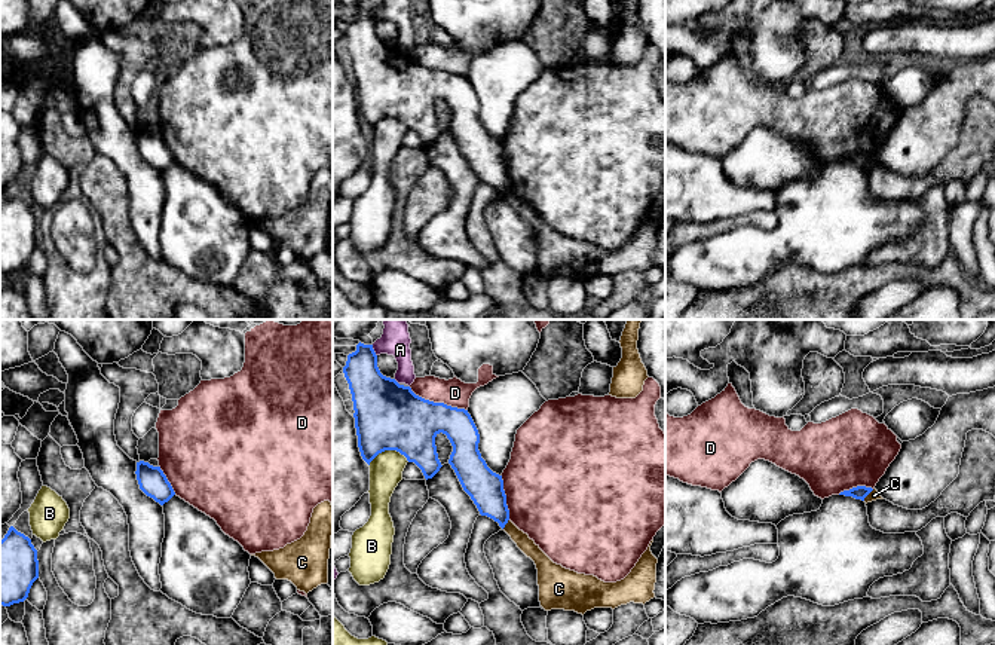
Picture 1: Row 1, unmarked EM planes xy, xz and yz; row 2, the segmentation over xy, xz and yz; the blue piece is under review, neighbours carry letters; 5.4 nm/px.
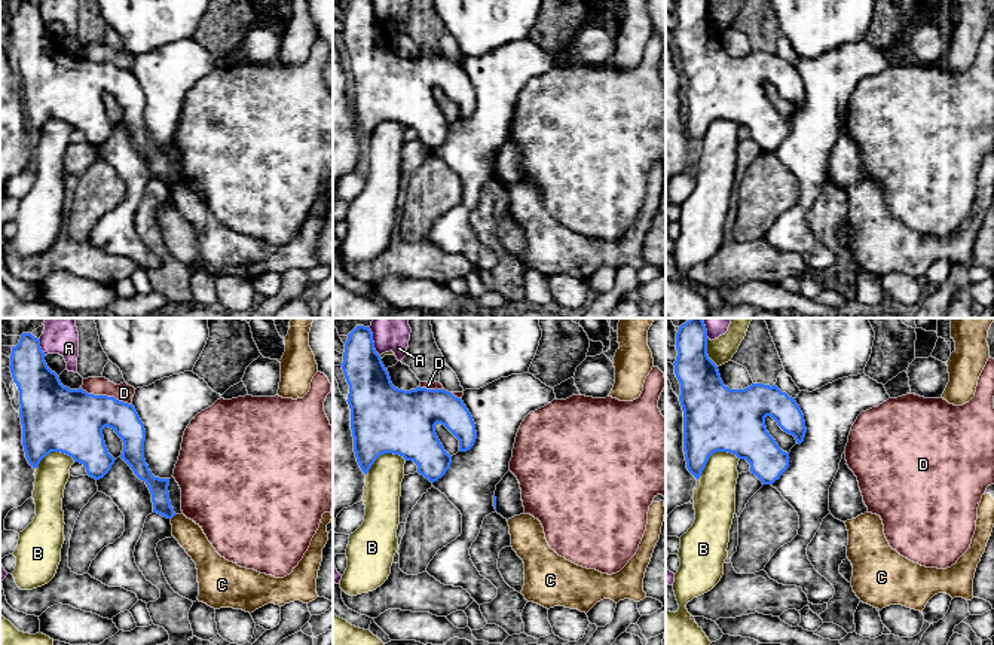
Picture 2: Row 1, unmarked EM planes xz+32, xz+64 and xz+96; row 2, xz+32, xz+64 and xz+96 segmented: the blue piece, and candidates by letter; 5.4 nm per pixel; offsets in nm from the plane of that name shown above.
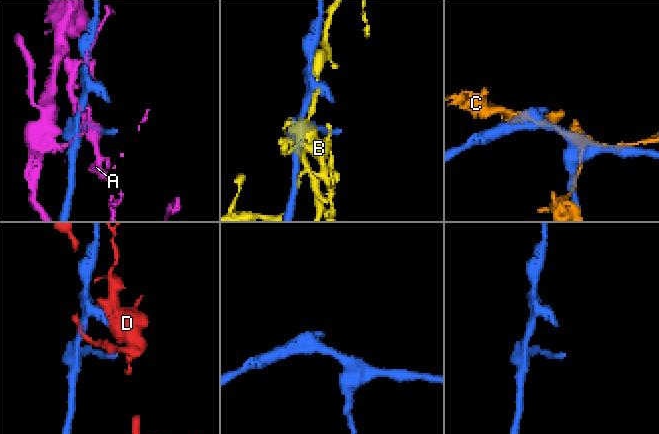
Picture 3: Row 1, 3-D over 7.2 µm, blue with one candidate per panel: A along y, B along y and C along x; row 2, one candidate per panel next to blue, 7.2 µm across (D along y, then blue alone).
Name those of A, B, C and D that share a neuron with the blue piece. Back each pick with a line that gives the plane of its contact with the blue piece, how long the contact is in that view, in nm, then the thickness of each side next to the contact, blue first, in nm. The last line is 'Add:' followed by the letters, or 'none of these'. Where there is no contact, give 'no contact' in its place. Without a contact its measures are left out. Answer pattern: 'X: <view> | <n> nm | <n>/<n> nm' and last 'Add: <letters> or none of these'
Add: none of these

